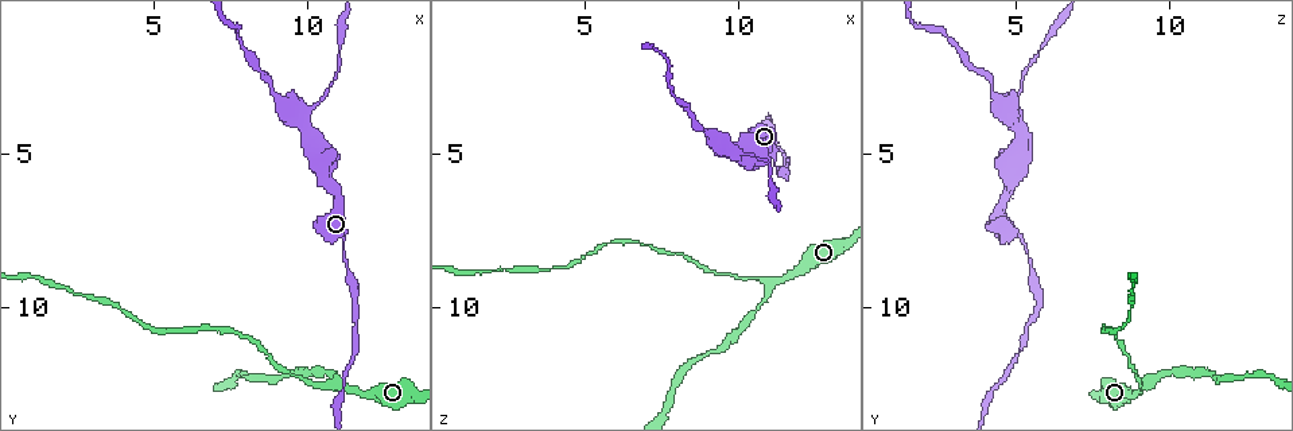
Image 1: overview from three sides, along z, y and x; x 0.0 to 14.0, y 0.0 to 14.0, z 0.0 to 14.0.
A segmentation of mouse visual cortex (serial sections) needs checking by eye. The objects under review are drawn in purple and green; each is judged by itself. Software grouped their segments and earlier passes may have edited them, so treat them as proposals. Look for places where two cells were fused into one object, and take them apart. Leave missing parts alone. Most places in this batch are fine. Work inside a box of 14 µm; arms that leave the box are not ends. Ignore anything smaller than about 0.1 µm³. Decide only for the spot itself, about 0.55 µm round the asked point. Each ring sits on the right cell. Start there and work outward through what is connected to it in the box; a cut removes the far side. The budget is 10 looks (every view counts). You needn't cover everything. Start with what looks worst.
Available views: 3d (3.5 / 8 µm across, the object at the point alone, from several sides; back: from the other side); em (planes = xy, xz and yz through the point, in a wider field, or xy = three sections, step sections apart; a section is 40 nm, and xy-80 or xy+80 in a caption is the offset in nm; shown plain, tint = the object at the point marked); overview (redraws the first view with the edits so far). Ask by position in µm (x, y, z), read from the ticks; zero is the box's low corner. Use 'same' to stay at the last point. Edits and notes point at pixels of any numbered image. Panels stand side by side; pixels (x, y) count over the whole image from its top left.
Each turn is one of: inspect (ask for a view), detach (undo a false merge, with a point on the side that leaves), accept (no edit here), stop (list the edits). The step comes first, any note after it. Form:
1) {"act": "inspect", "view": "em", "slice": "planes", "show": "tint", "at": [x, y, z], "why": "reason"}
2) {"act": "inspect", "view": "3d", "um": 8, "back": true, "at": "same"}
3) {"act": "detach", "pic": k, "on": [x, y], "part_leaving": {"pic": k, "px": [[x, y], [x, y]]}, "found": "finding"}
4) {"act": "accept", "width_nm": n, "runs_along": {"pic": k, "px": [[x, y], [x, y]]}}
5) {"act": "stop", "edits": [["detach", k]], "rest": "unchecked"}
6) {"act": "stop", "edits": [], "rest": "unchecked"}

{"act": "inspect", "view": "3d", "um": 3.5, "at": [11.1, 12.5, 9.1], "why": "branch point"}

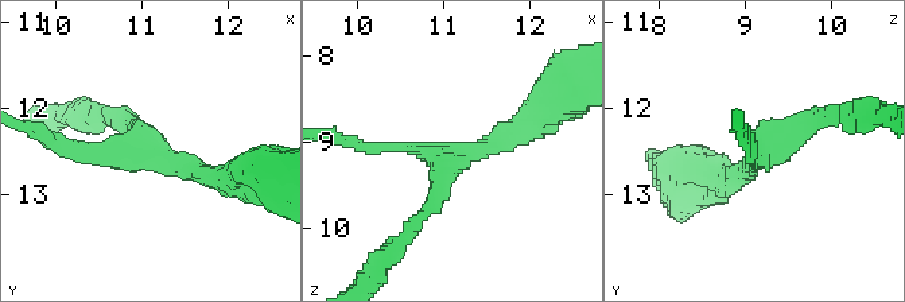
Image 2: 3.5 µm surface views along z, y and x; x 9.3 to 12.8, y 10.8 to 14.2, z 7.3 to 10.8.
{"act": "inspect", "view": "em", "slice": "xy", "step": 5, "show": "tint", "at": [11.05, 12.55, 9.20], "arms": 3, "arm_widths_nm": [150, 200, 300]}

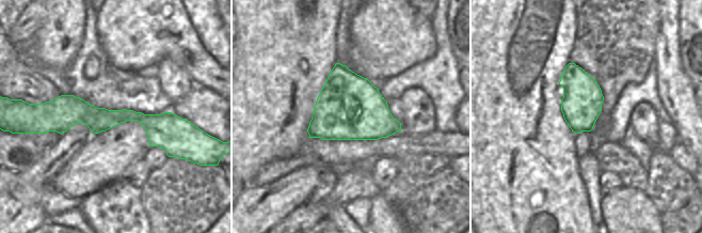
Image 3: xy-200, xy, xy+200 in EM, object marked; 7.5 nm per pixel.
{"act": "accept", "runs_along": {"pic": 3, "px": [[46, 119], [140, 117], [177, 128]]}, "found": "continuous, no second cell"}

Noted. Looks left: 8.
{"act": "inspect", "view": "3d", "um": 3.5, "at": [10.4, 3.3, 5.0], "why": "calibre changes"}

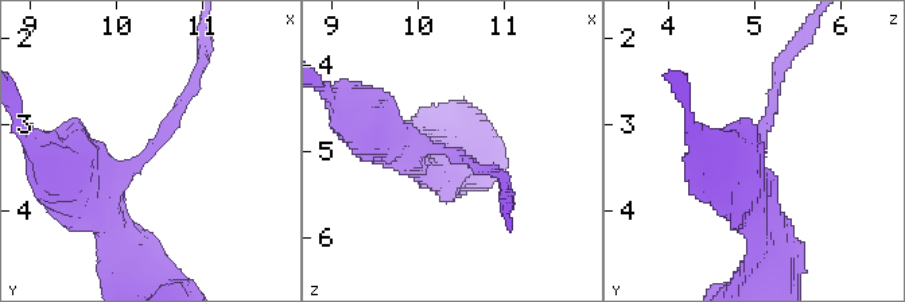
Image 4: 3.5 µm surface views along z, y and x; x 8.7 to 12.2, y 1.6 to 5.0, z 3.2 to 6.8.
{"act": "inspect", "view": "em", "slice": "xy", "step": 3, "show": "tint", "at": [10.35, 3.35, 5.00]}

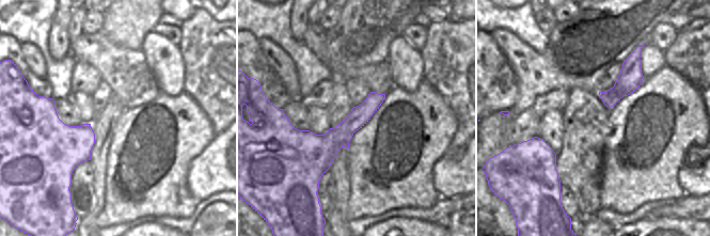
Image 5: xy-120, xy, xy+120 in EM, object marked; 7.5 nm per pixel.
{"act": "accept", "runs_along": {"pic": 5, "px": [[382, 96], [332, 141], [286, 126]]}, "found": "continuous, no second cell"}

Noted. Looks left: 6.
{"act": "inspect", "view": "3d", "um": 3.5, "at": [11.2, 8.2, 5.4], "why": "a narrow waist"}

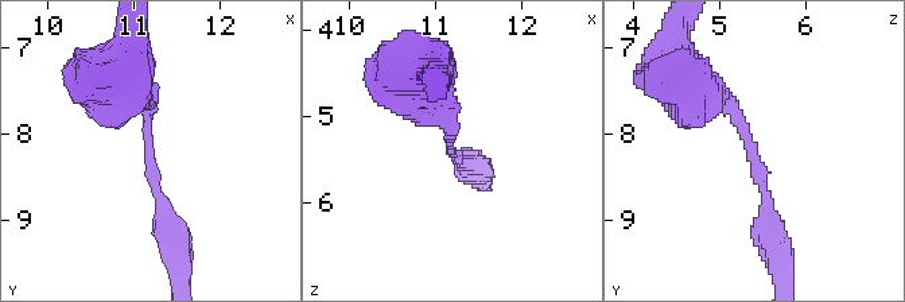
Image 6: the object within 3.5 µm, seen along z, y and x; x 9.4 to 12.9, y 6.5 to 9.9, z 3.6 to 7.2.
{"act": "inspect", "view": "em", "slice": "xy", "step": 1, "show": "tint", "at": [11.15, 8.25, 5.35], "arm_widths_nm": [200, 250], "why": "now the EM"}

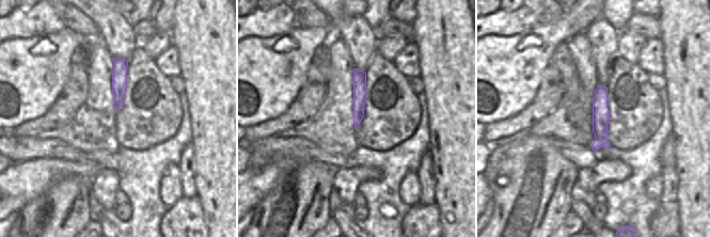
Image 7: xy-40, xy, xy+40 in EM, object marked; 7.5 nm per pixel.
{"act": "accept", "runs_along": {"pic": 7, "px": [[601, 88], [600, 141], [595, 147]]}, "found": "one cell here"}

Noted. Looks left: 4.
{"act": "inspect", "view": "em", "slice": "xy", "step": 5, "show": "tint", "at": [8.8, 2.8, 4.2], "why": "sudden change in width"}

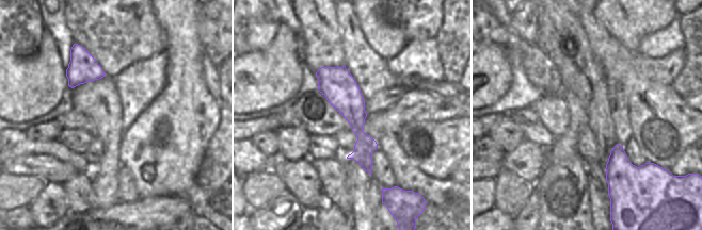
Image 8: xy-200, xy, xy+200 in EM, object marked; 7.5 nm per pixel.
{"act": "inspect", "view": "3d", "um": 3.5, "at": "same"}

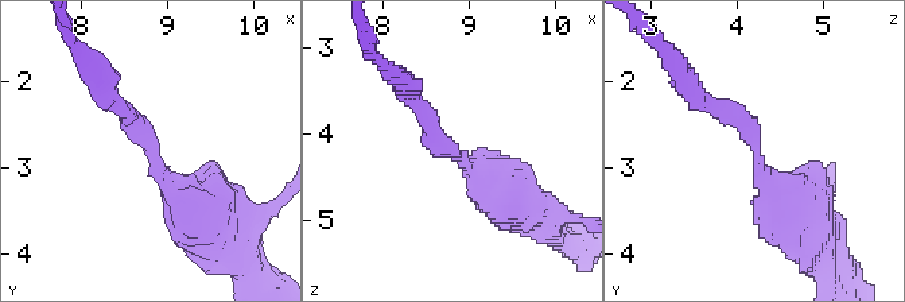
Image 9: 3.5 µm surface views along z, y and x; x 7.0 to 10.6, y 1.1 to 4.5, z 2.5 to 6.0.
{"act": "accept", "runs_along": {"pic": 8, "px": [[323, 69], [351, 105], [368, 168]]}, "found": "one cell here"}

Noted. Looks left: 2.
{"act": "stop", "edits": [], "rest": "unchecked"}

